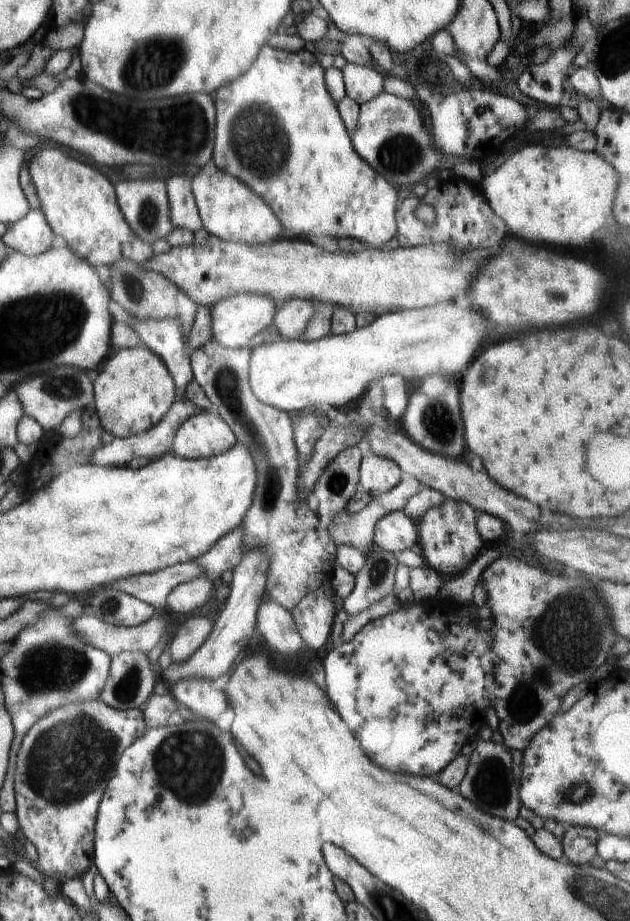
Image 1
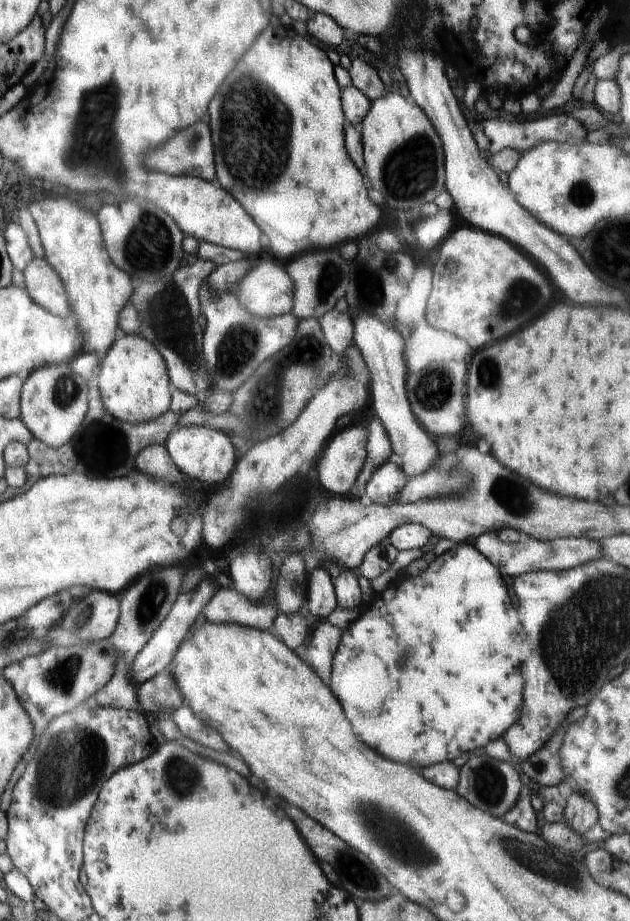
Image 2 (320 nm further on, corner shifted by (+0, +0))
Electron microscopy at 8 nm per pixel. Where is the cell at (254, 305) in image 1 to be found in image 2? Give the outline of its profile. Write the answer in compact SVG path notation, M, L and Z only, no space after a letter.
M276 262L252 266L235 286L240 304L252 316L274 318L293 311L293 280Z

